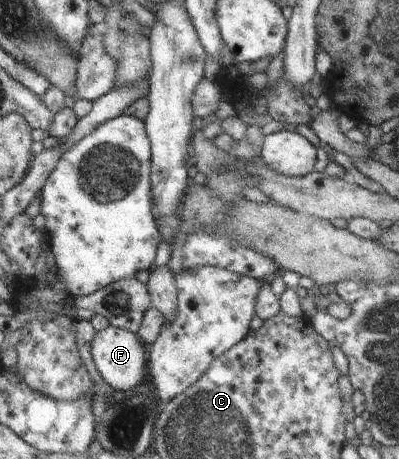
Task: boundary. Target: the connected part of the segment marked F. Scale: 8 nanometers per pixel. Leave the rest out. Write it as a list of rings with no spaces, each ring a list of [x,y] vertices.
[[[109,326],[101,331],[96,331],[91,347],[95,365],[109,388],[115,391],[129,391],[129,389],[137,387],[140,381],[145,381],[149,361],[145,347],[137,334]]]

